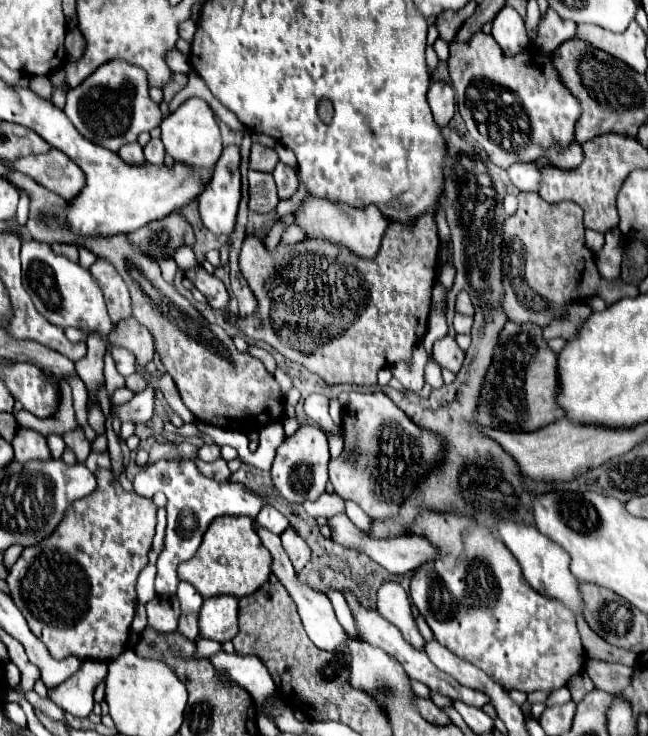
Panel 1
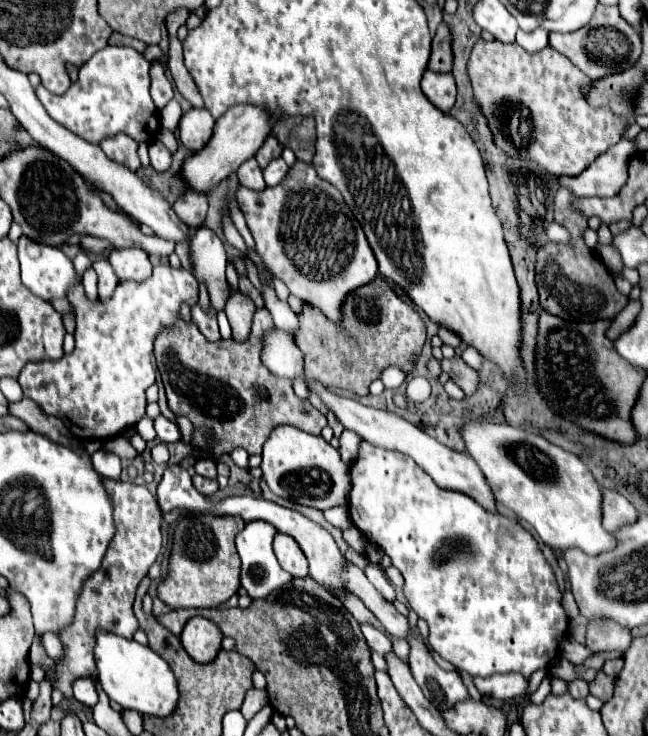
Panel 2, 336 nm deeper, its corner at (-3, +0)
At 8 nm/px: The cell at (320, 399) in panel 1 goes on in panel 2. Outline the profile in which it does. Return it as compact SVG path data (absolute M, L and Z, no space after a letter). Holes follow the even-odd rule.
M360 442L358 456L350 466L352 490L348 512L354 526L378 544L404 574L404 596L410 608L428 622L428 642L444 660L470 676L518 672L530 678L536 670L548 668L560 654L560 640L568 630L568 616L562 608L562 594L556 576L540 552L536 540L516 522L502 514L490 514L470 496L444 490L410 456Z

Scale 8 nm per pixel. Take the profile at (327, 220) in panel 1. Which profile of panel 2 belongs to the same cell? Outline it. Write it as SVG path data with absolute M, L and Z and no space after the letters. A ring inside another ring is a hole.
M296 160L296 164L288 170L284 182L280 182L278 186L266 188L262 192L252 192L240 186L236 198L254 236L256 254L262 258L262 262L270 268L274 276L284 280L292 294L318 306L330 320L340 320L340 304L348 292L372 282L378 276L378 262L362 226L354 218L352 210L346 206L342 194L332 188L330 182L324 182L310 164Z

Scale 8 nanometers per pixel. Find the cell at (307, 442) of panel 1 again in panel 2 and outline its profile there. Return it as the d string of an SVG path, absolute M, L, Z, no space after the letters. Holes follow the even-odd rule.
M286 424L276 426L264 444L260 468L270 490L280 498L318 510L348 502L348 464L340 460L338 450L332 448L322 436L314 436Z

